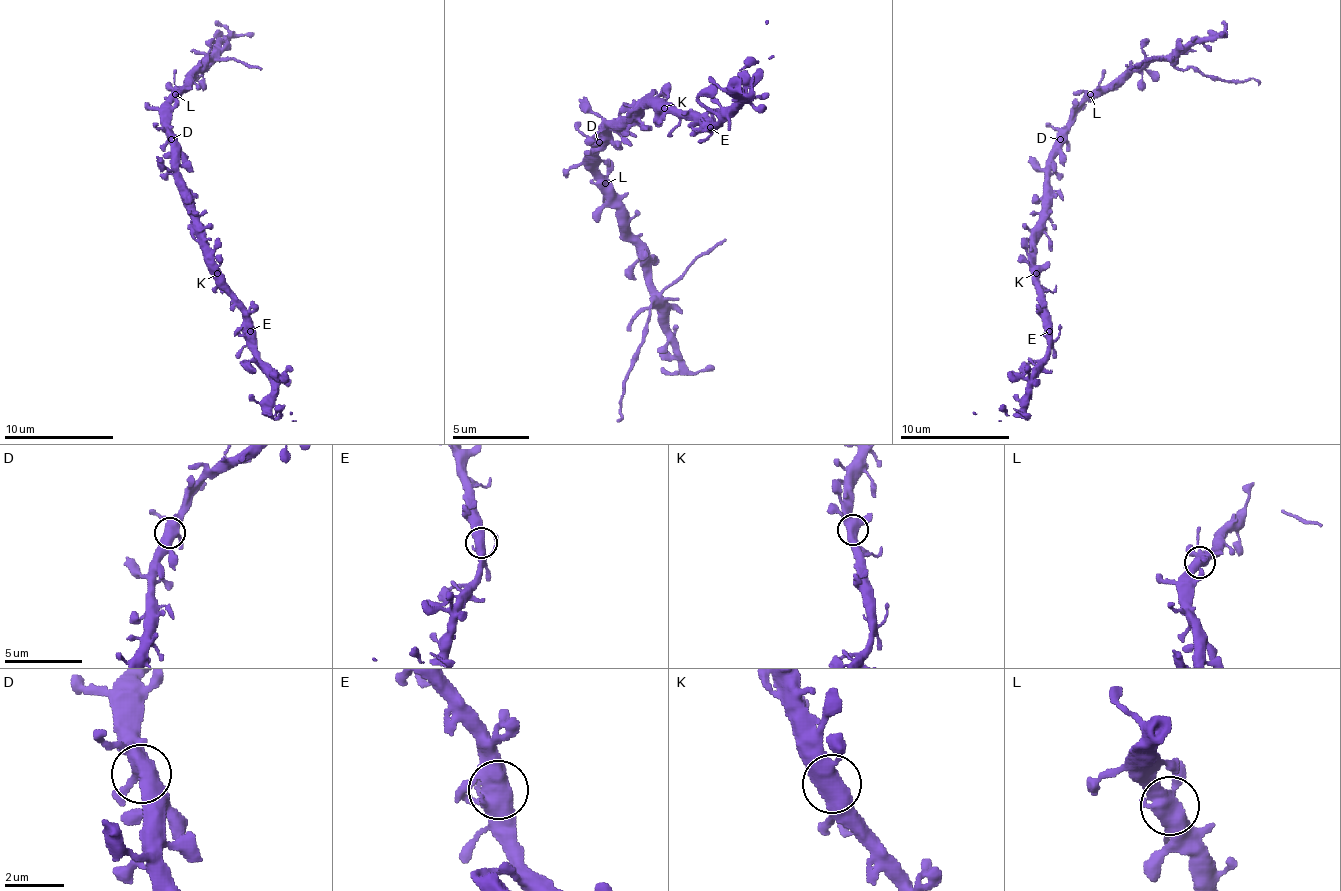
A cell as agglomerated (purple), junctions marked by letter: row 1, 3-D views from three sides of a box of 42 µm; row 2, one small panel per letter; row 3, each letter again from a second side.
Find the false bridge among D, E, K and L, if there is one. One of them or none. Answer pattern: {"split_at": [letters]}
{"split_at": ["L"]}

